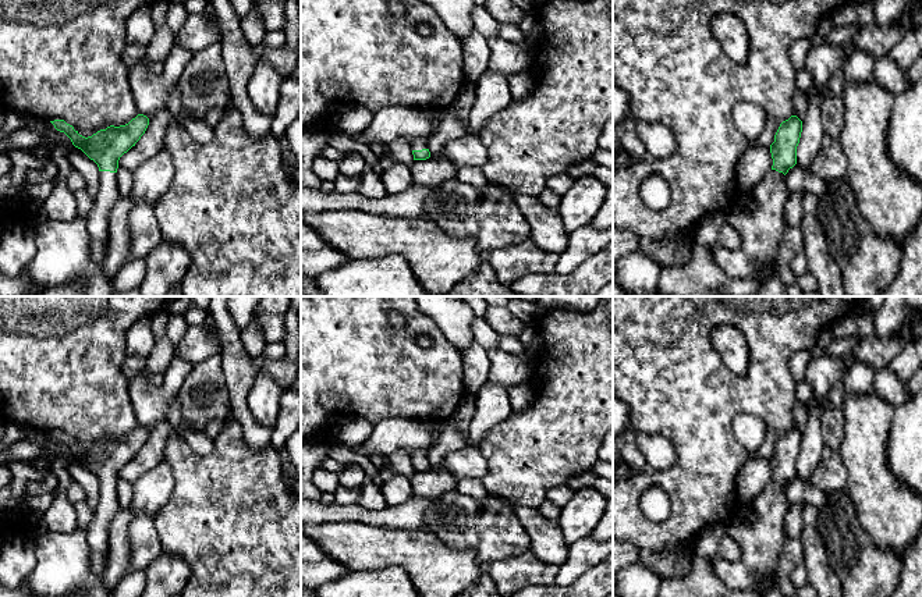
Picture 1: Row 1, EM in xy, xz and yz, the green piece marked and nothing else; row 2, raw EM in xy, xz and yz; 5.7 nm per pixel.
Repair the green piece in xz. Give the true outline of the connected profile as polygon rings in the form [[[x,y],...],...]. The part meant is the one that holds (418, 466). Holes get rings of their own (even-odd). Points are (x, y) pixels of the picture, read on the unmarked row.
[[[418,449],[414,454],[411,454],[411,461],[412,461],[414,472],[426,472],[430,469],[428,454],[422,449]]]

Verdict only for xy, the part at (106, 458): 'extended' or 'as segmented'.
extended

